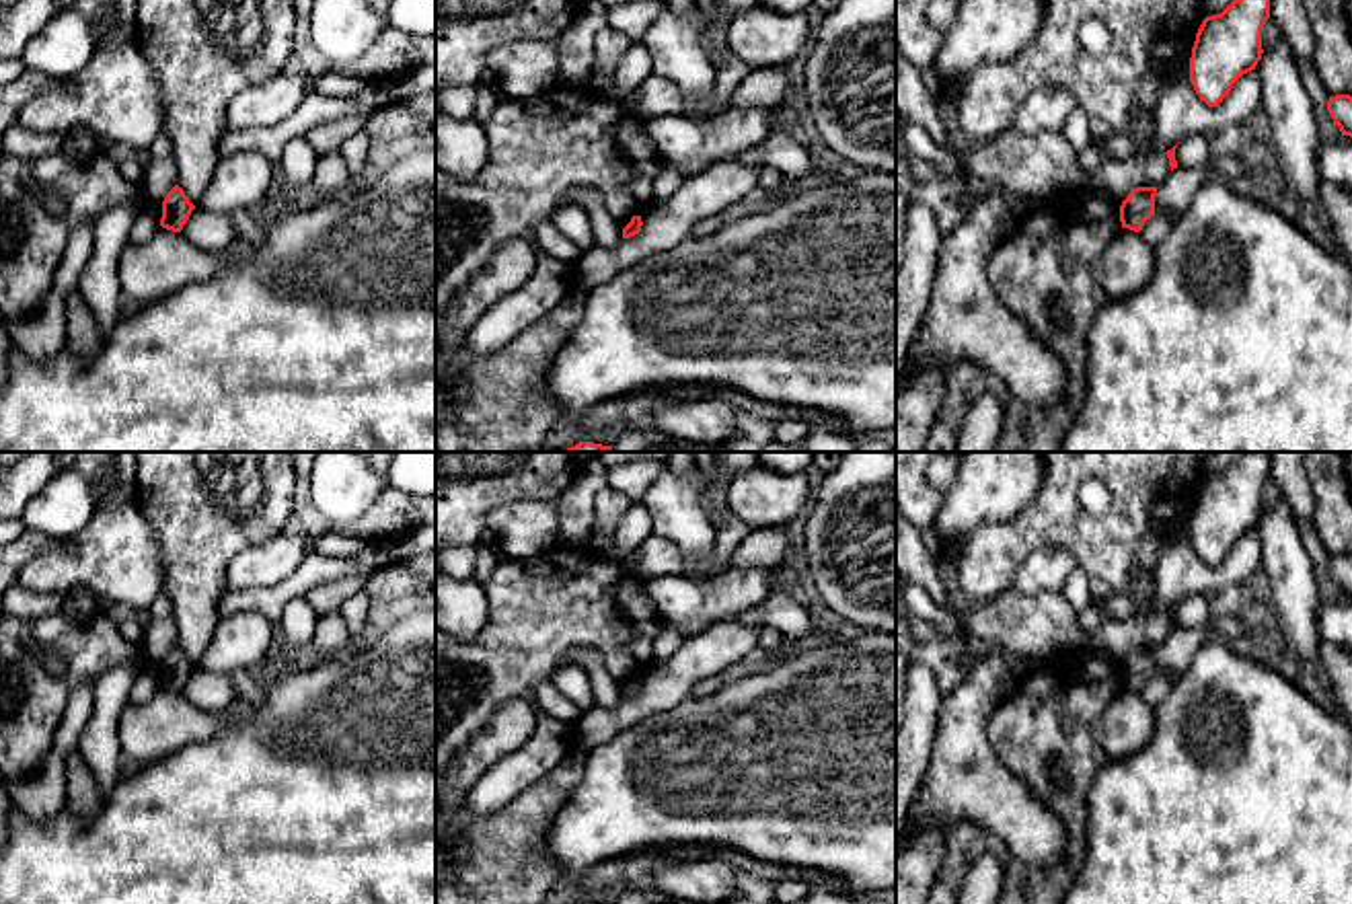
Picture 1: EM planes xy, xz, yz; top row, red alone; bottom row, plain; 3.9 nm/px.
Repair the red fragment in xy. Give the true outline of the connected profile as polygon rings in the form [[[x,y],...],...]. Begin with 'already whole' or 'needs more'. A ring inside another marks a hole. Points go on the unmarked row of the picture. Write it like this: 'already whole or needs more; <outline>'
already whole; [[[175,645],[162,662],[160,686],[173,692],[181,692],[193,670],[195,666],[189,662],[185,651]]]

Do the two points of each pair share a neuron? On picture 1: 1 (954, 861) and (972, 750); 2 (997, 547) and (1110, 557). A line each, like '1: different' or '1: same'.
1: different
2: same

